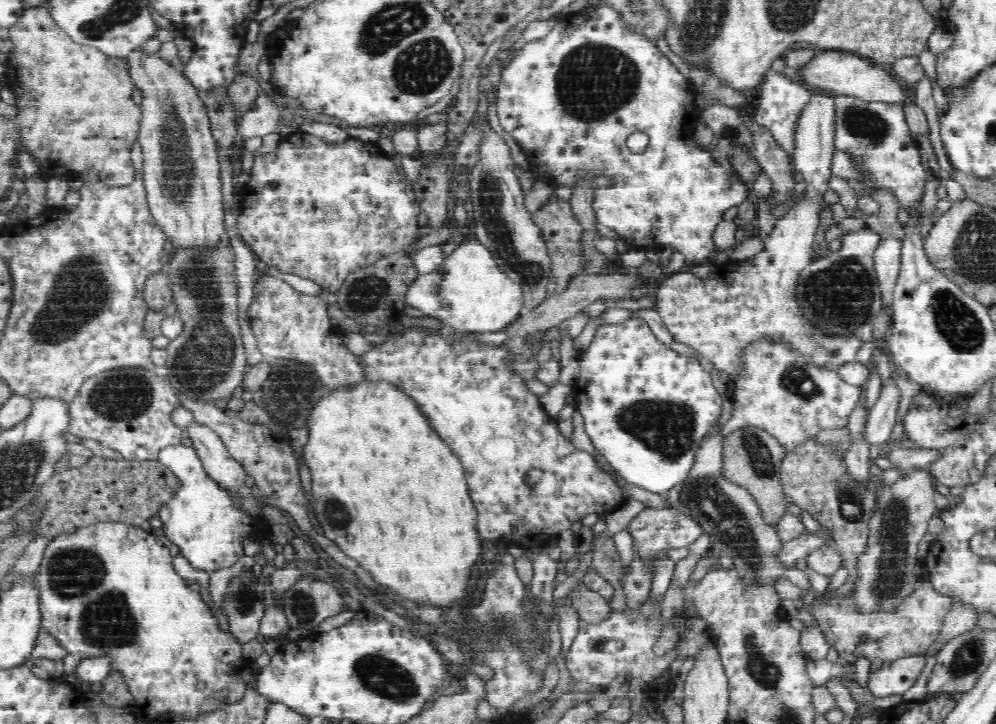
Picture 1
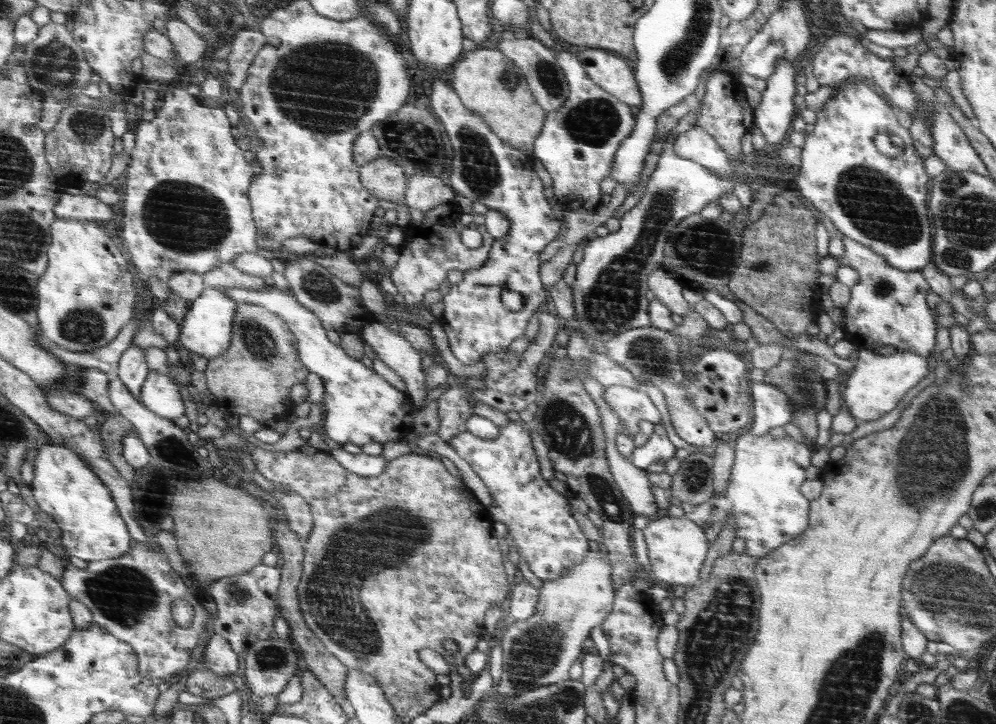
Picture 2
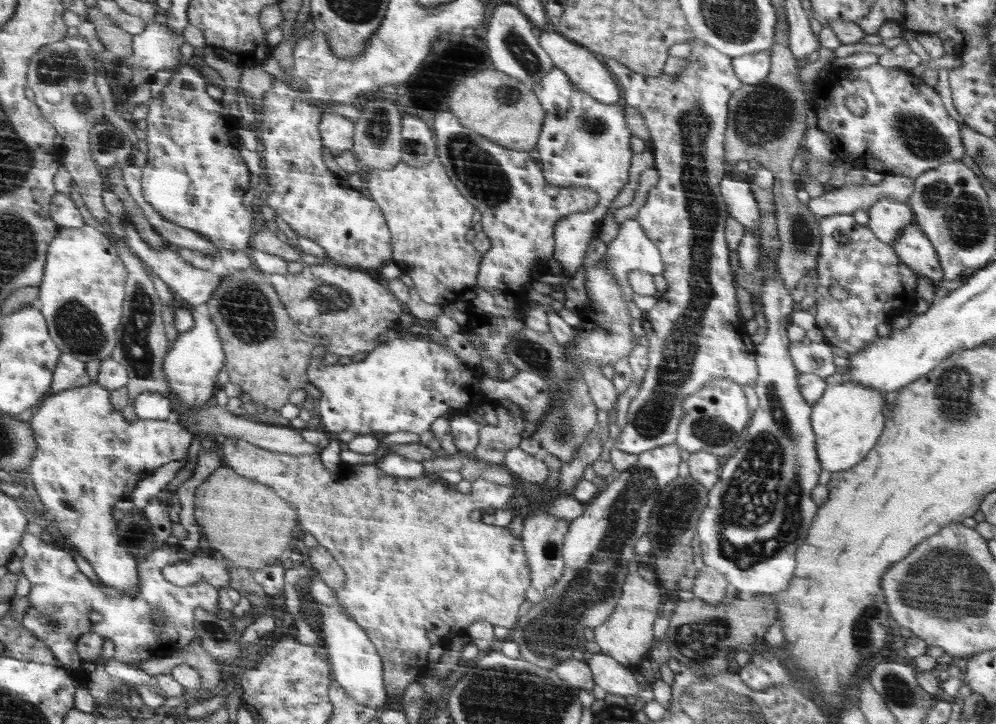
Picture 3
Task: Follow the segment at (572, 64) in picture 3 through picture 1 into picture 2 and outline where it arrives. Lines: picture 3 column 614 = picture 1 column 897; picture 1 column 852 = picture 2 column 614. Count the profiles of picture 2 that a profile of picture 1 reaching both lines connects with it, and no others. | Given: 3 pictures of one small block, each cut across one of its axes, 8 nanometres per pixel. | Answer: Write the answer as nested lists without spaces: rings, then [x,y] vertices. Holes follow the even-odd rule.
[[[587,49],[576,54],[584,64],[588,75],[603,89],[613,93],[620,101],[630,106],[642,106],[642,92],[636,74],[625,58],[603,49]]]

